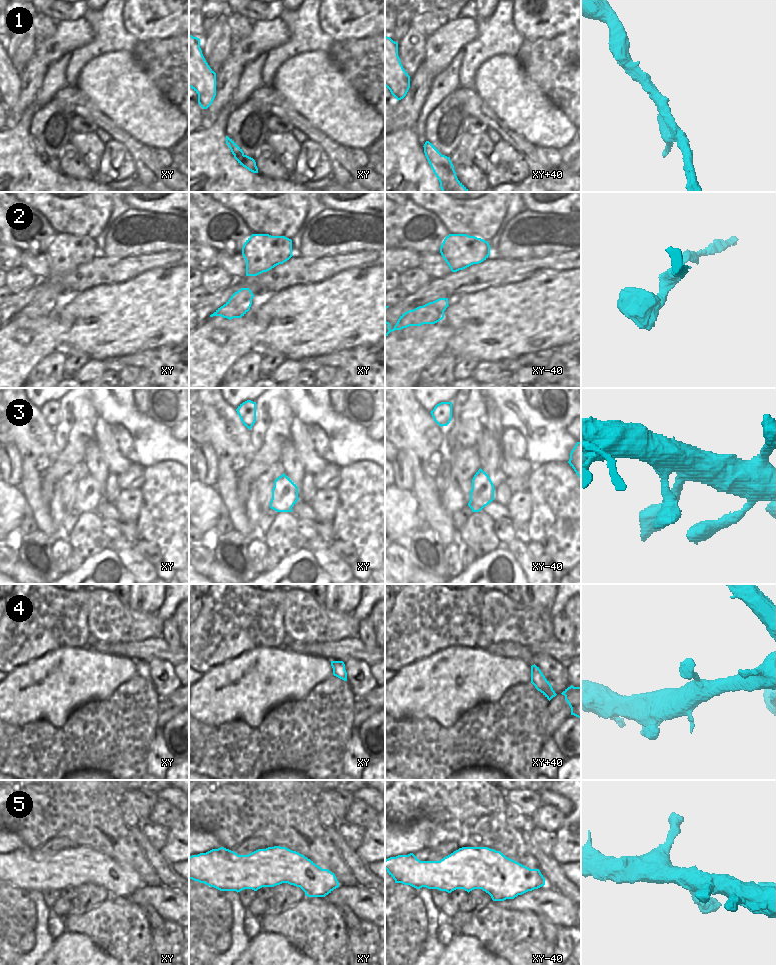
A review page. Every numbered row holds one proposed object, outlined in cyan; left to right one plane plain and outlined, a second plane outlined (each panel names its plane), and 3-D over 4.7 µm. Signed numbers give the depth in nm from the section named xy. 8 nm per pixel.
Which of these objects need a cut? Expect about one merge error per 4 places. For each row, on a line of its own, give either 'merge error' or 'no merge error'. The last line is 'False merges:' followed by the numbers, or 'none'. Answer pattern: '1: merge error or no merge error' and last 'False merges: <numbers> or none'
1: merge error
2: no merge error
3: no merge error
4: no merge error
5: no merge error
False merges: 1

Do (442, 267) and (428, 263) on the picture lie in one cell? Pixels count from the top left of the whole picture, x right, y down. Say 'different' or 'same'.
same

